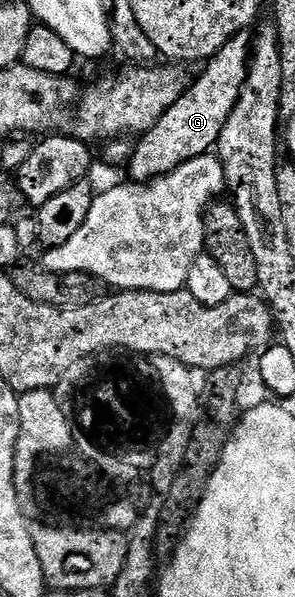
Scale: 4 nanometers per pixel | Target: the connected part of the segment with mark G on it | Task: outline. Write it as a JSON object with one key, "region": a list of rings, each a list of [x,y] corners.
{"region":[[[251,33],[235,34],[217,54],[203,63],[204,71],[201,72],[200,79],[197,82],[195,79],[179,100],[145,134],[139,135],[137,142],[140,143],[135,143],[132,155],[126,163],[126,170],[132,173],[133,183],[151,184],[190,160],[209,153],[219,143],[222,130],[226,128],[226,120],[230,120],[230,112],[234,112],[234,104],[238,104],[238,96],[246,84],[253,41]]]}

